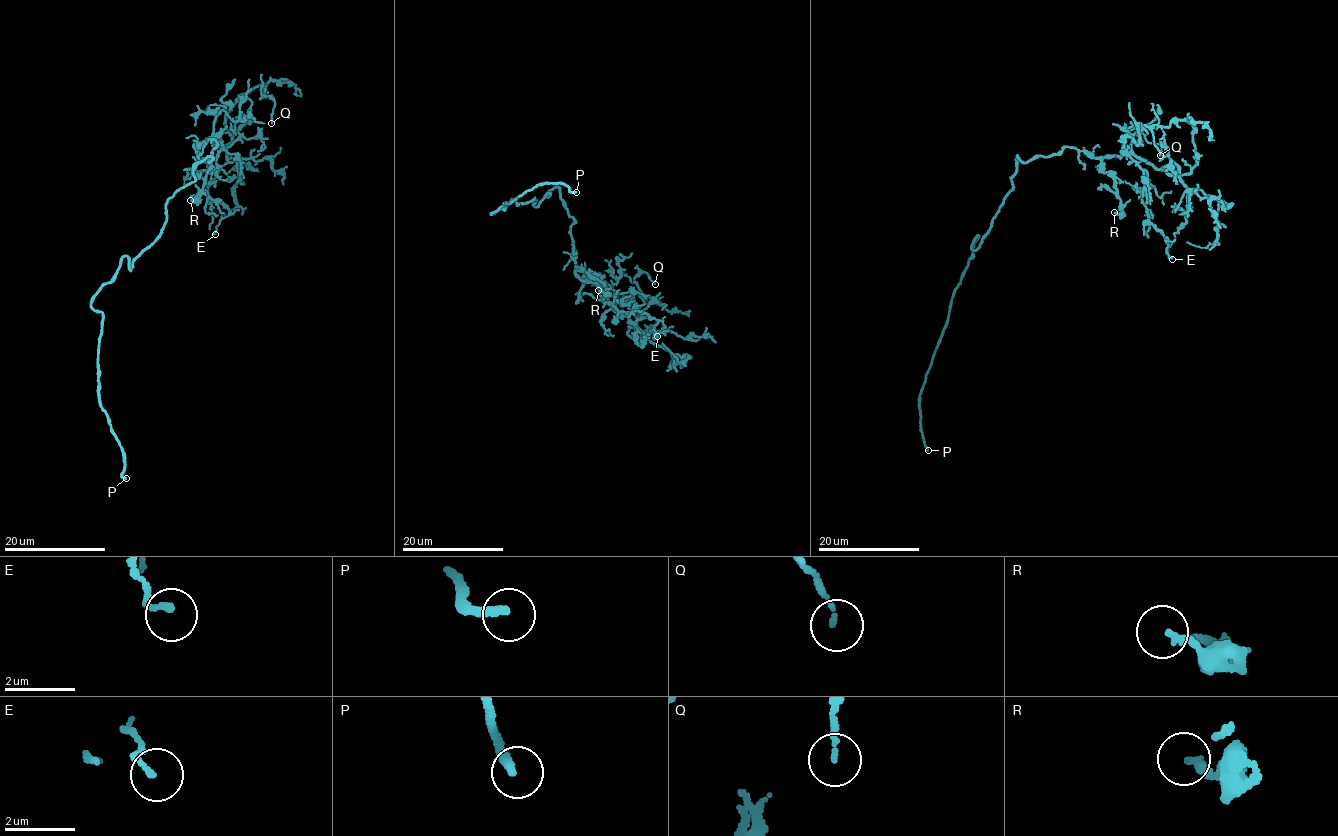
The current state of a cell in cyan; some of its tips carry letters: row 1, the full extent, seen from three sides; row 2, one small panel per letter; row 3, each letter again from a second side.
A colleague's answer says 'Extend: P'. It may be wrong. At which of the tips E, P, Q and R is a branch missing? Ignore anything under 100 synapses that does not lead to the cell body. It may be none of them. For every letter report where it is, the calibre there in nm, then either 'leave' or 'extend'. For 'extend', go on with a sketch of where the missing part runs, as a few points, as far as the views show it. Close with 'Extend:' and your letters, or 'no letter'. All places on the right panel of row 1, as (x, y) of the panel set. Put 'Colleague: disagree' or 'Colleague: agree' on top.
Colleague: agree
E: place (1172, 259); calibre 170 nm; leave
P: place (928, 450); calibre 240 nm; extend; course (928, 450), (907, 494), (909, 500), (926, 515), (927, 525)
Q: place (1160, 155); calibre 120 nm; leave
R: place (1114, 212); calibre 200 nm; leave
Extend: P

